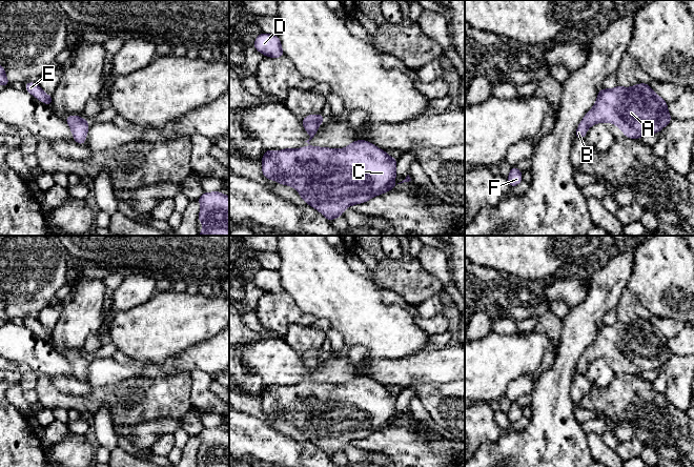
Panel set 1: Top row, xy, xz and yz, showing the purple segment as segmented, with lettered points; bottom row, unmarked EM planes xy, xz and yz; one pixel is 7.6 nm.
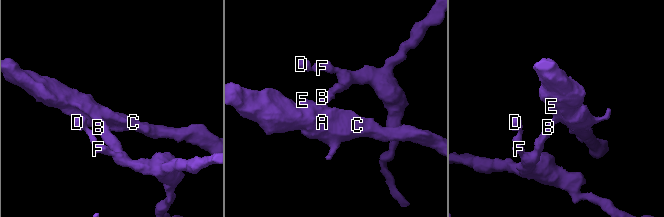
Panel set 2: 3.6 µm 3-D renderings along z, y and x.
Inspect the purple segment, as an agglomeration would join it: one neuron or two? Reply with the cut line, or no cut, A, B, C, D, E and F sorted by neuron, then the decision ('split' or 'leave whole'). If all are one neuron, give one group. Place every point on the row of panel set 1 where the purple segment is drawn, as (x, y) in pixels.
cut none; groups A B C D E F; leave whole

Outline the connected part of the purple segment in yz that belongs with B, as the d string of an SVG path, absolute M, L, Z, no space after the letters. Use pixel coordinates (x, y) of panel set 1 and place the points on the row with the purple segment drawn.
M639 83L632 87L616 85L612 89L600 87L596 103L579 122L574 139L585 140L588 128L599 122L612 122L624 131L625 137L639 139L644 136L658 134L671 121L668 103L652 90L650 84Z

